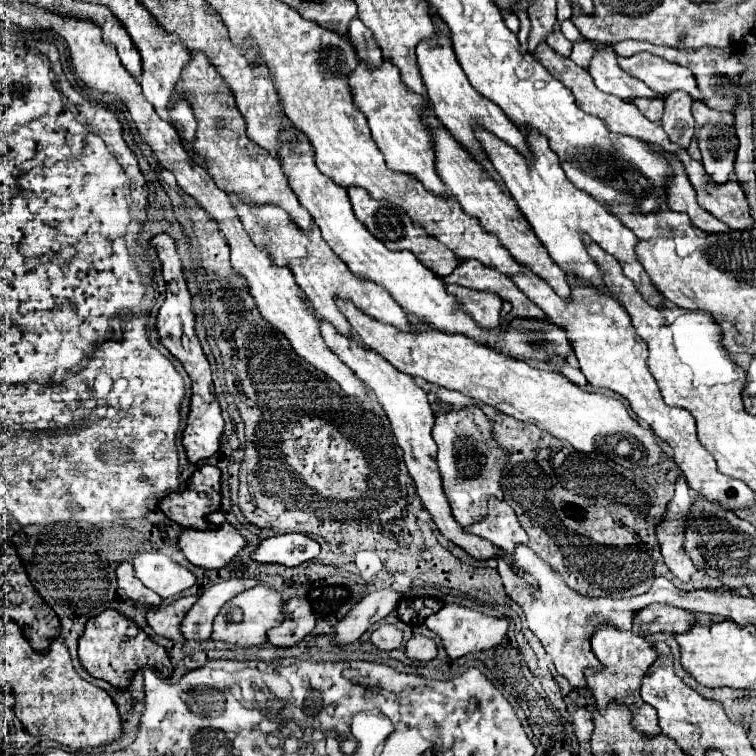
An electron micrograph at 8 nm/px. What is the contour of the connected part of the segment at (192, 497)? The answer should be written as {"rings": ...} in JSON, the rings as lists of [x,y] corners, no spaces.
{"rings":[[[201,466],[183,492],[173,492],[159,502],[161,512],[183,528],[209,528],[207,516],[221,506],[221,472],[215,466]]]}

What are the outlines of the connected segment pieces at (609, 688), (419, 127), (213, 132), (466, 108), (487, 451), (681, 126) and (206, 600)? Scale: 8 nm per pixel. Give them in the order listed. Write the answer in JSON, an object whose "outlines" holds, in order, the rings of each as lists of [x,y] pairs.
{"outlines":[[[[607,624],[597,628],[591,644],[593,644],[593,652],[595,652],[597,660],[603,664],[603,670],[587,672],[587,684],[589,684],[589,690],[593,692],[593,696],[597,700],[599,712],[603,712],[609,706],[609,702],[625,704],[629,708],[635,706],[637,710],[631,710],[633,728],[637,728],[641,734],[645,734],[649,738],[657,736],[661,732],[657,726],[657,712],[653,710],[653,706],[645,704],[639,696],[643,676],[649,670],[649,666],[657,660],[657,652],[653,650],[653,644],[649,644],[645,638],[641,638],[633,632],[621,632],[613,626],[607,626]]],[[[361,60],[357,62],[359,64],[355,72],[349,74],[349,88],[351,88],[353,104],[367,118],[371,136],[375,144],[379,146],[379,150],[383,152],[387,166],[397,172],[413,174],[417,180],[421,180],[421,184],[425,184],[425,188],[429,188],[437,196],[447,196],[445,184],[435,172],[433,140],[429,132],[423,128],[423,122],[419,118],[419,110],[427,104],[427,100],[421,94],[409,92],[409,88],[405,88],[399,76],[399,70],[389,60],[383,60],[379,68],[369,68]]],[[[191,52],[191,60],[181,74],[181,84],[177,86],[177,96],[185,96],[185,100],[189,100],[193,108],[197,120],[193,152],[203,160],[203,166],[215,180],[215,184],[225,192],[239,194],[245,204],[275,204],[287,210],[295,224],[303,232],[309,232],[309,226],[313,222],[311,214],[299,204],[295,192],[289,188],[279,160],[245,136],[245,118],[237,112],[233,92],[229,90],[225,80],[221,80],[219,72],[213,70],[209,58],[203,52]]],[[[437,20],[437,36],[433,36],[433,40],[421,40],[421,44],[417,46],[417,64],[419,64],[423,84],[427,88],[427,96],[429,96],[429,102],[431,102],[431,108],[433,108],[435,116],[443,122],[443,126],[465,148],[469,148],[469,152],[479,162],[485,160],[485,152],[483,152],[481,144],[477,142],[477,138],[473,134],[471,120],[477,120],[485,130],[493,132],[495,136],[499,136],[501,140],[505,140],[513,148],[517,148],[521,154],[529,152],[529,148],[525,148],[527,144],[525,144],[523,132],[505,116],[505,112],[497,104],[493,104],[489,98],[485,98],[479,92],[475,92],[475,88],[469,84],[465,72],[461,70],[461,66],[457,62],[457,56],[453,52],[451,40],[449,40],[449,28],[445,28],[443,20]]],[[[467,406],[459,412],[437,412],[433,440],[439,448],[437,464],[443,476],[443,490],[451,504],[455,520],[461,526],[471,526],[485,520],[489,498],[503,498],[499,480],[507,462],[505,452],[501,452],[491,434],[491,420],[479,406]]],[[[671,92],[665,102],[665,114],[661,120],[669,140],[673,140],[675,144],[679,144],[685,150],[689,148],[689,142],[695,134],[691,102],[693,102],[691,96],[687,96],[685,92]]],[[[231,578],[231,580],[219,582],[211,588],[207,588],[199,596],[195,606],[185,614],[183,624],[181,624],[181,634],[187,640],[209,640],[213,618],[219,614],[221,606],[225,602],[229,602],[233,596],[237,596],[243,590],[249,590],[253,586],[257,586],[257,580]]]]}

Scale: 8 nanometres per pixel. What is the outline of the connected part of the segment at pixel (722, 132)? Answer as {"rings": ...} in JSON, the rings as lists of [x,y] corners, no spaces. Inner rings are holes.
{"rings":[[[705,124],[697,130],[699,150],[703,154],[705,172],[715,184],[725,184],[731,178],[735,154],[737,154],[737,136],[733,126],[727,124]]]}

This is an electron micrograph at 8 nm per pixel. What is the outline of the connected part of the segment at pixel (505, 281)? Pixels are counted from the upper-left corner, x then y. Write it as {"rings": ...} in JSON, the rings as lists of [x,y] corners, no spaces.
{"rings":[[[465,260],[453,270],[453,274],[445,276],[443,280],[465,288],[495,292],[503,300],[509,300],[513,304],[513,312],[507,316],[507,320],[501,322],[501,328],[505,328],[509,320],[515,320],[515,318],[535,318],[535,320],[545,318],[545,314],[535,304],[531,304],[527,296],[503,272],[483,266],[479,260]]]}

